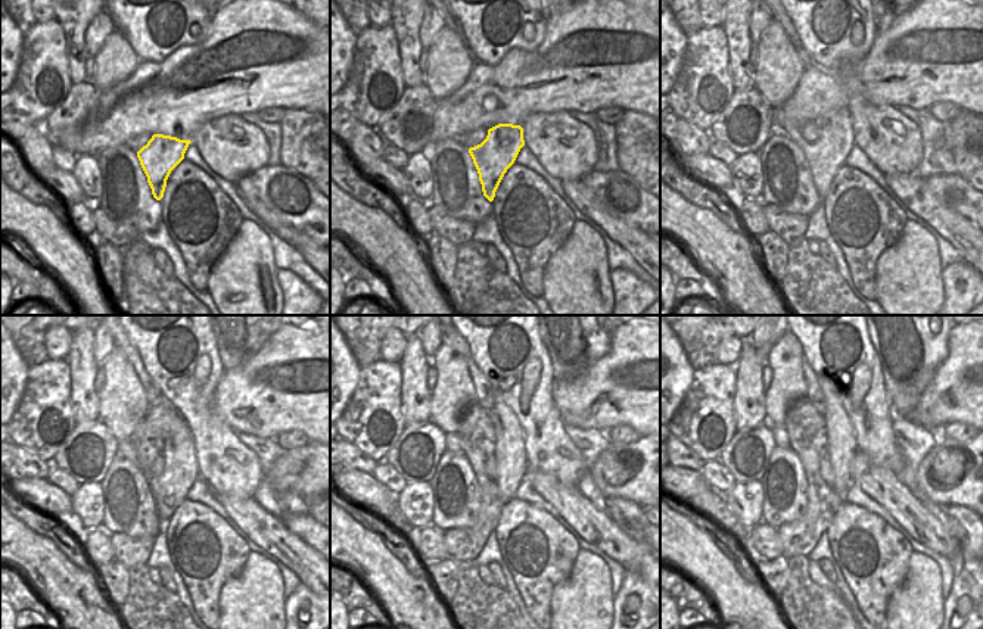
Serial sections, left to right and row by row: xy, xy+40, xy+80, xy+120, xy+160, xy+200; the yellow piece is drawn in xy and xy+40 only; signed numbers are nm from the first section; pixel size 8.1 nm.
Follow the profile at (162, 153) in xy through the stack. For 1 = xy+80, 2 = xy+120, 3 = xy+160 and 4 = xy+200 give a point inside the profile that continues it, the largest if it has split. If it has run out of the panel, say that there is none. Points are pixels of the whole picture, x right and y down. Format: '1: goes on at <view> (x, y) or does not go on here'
1: goes on at xy+80 (827, 153)
2: goes on at xy+120 (168, 489)
3: goes on at xy+160 (510, 457)
4: goes on at xy+200 (840, 436)

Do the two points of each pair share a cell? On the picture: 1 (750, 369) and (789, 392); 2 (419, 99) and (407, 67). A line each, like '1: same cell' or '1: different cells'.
1: different cells
2: different cells

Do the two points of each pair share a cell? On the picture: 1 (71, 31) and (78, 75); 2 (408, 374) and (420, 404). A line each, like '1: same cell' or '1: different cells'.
1: same cell
2: same cell

